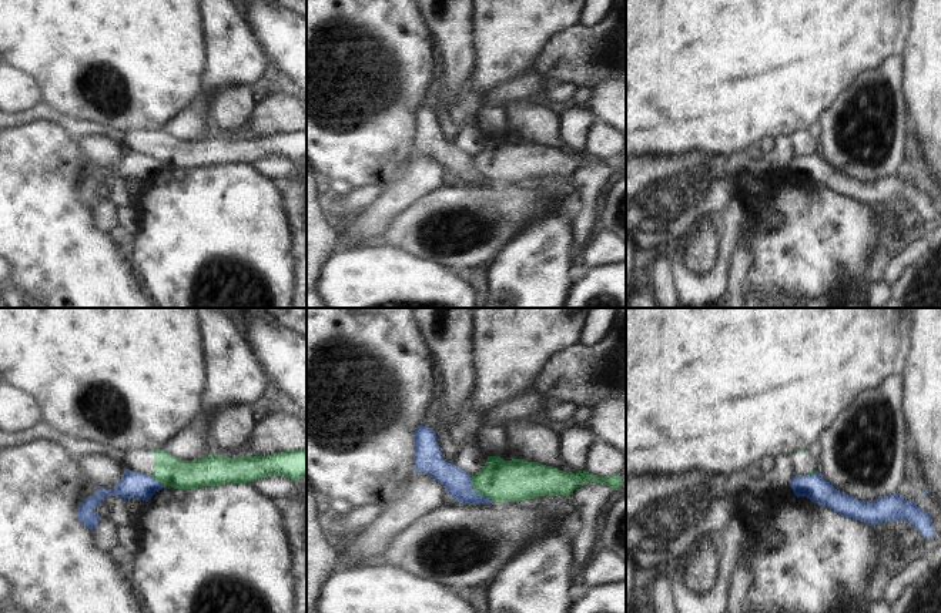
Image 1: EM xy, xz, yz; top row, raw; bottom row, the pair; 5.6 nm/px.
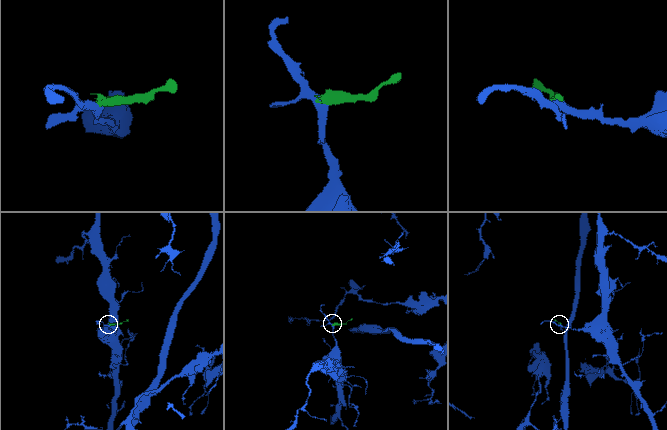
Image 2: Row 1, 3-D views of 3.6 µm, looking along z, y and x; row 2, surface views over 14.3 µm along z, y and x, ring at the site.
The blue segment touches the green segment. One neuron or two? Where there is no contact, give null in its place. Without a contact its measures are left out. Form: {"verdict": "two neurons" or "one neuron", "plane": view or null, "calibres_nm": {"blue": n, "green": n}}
{"verdict": "two neurons", "plane": "xz", "calibres_nm": {"blue": 160, "green": 240}}

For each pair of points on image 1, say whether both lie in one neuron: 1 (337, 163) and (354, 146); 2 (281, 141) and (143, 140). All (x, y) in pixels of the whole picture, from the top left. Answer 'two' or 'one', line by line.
1: one
2: one

